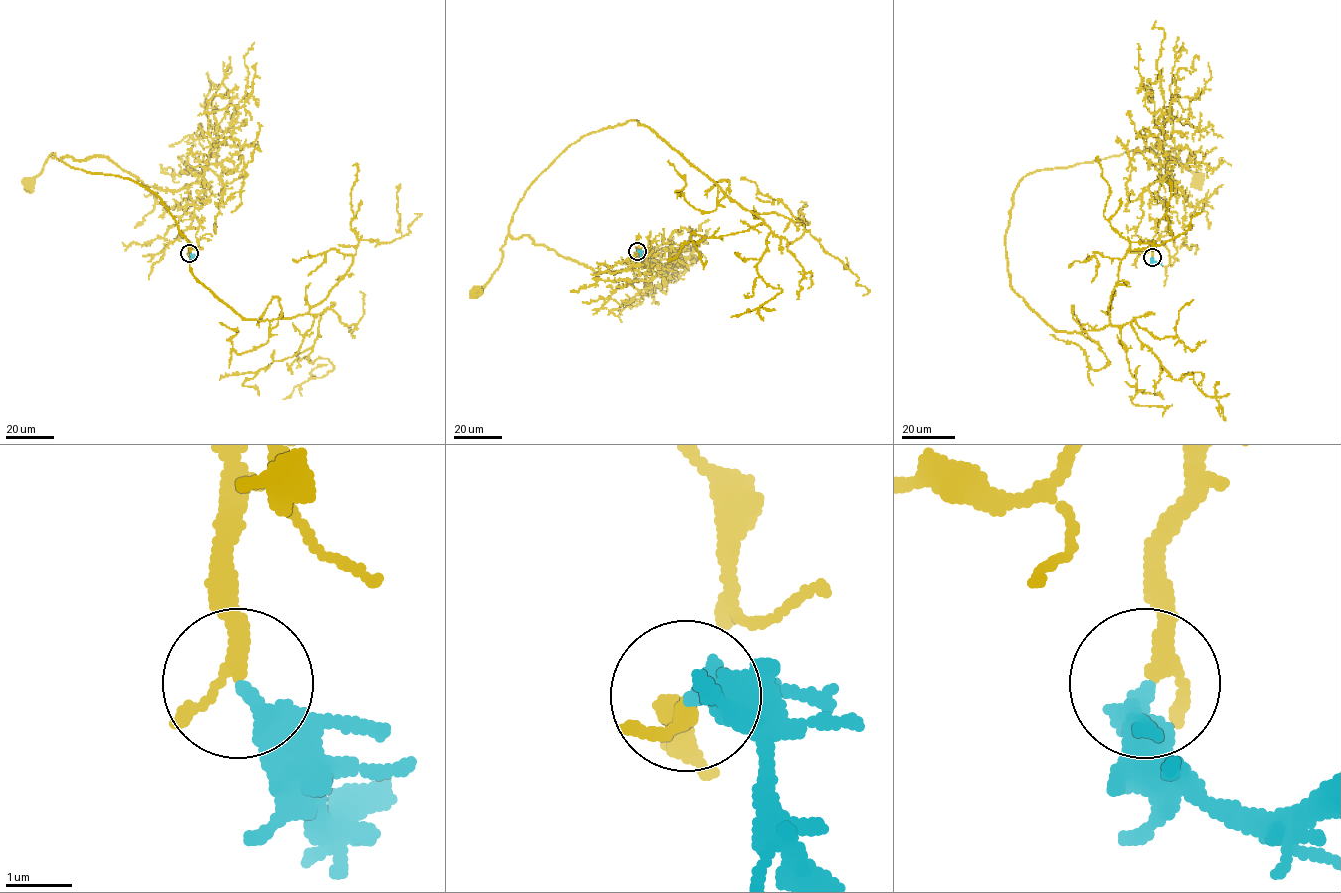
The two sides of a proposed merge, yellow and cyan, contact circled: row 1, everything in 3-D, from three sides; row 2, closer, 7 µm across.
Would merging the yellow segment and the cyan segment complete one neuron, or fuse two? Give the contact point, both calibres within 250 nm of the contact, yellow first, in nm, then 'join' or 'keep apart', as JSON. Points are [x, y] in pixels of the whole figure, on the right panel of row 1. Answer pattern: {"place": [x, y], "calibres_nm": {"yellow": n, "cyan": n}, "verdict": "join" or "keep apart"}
{"place": [1152, 257], "calibres_nm": {"yellow": 200, "cyan": 360}, "verdict": "keep apart"}

